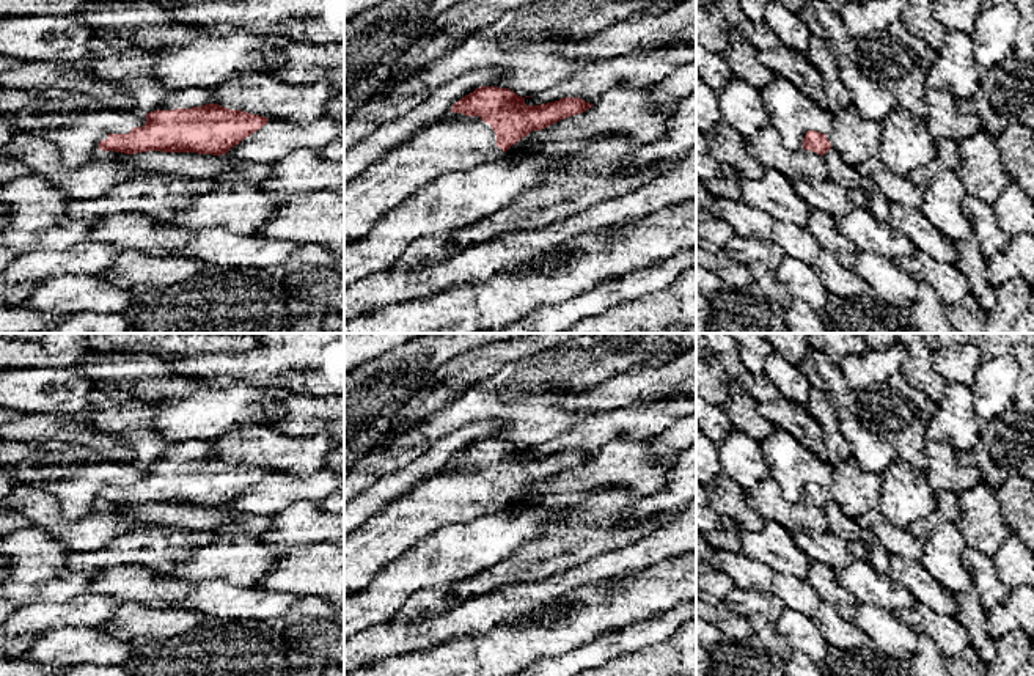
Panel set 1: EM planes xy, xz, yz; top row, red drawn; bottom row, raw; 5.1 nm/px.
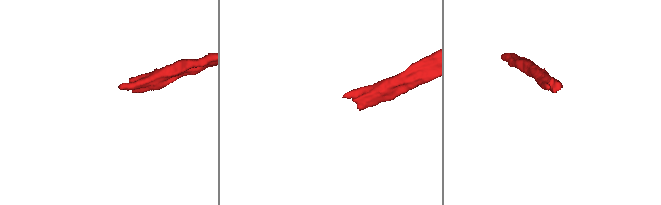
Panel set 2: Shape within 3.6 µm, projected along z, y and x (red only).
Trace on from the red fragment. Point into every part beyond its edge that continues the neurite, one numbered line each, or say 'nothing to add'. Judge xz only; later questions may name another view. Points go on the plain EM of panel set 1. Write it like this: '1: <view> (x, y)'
1: xz (462, 494)

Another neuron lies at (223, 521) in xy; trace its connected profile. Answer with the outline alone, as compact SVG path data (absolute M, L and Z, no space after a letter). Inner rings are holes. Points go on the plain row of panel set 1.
M99 501L96 511L108 511L123 516L132 528L181 527L192 531L215 531L218 535L245 533L259 536L272 524L273 516L244 514L228 506L163 505L148 503L124 506Z

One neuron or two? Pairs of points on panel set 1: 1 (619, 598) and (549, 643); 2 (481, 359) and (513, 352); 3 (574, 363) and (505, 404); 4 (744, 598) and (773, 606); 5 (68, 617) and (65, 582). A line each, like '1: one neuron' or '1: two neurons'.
1: one neuron
2: one neuron
3: one neuron
4: one neuron
5: two neurons

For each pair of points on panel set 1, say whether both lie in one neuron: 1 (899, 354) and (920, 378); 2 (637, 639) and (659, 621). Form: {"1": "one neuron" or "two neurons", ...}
{"1": "two neurons", "2": "one neuron"}

